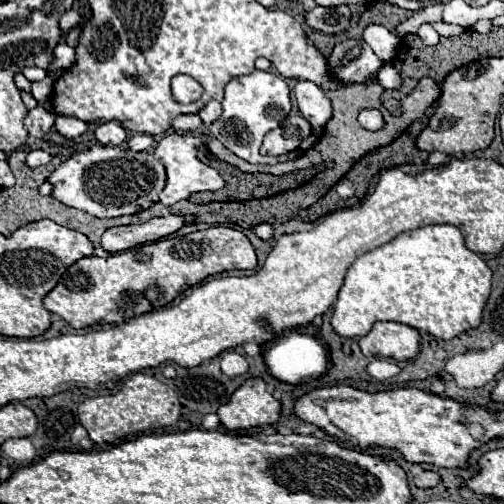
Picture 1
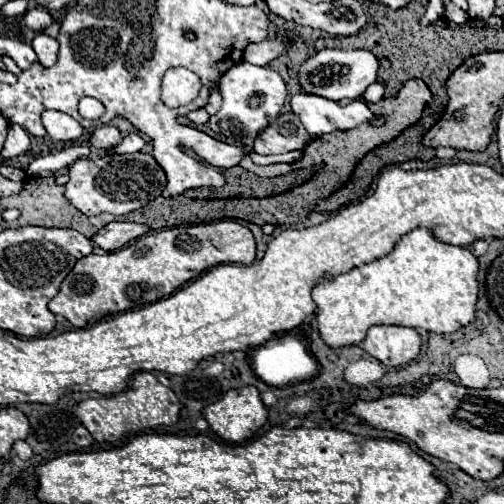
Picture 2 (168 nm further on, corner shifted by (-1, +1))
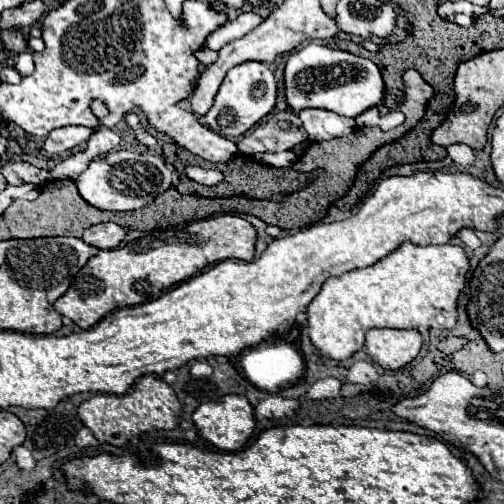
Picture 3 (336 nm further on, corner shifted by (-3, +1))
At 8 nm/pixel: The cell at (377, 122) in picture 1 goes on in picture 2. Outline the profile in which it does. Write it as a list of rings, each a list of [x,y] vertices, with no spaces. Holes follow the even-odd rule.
[[[304,92],[290,98],[290,108],[312,138],[336,130],[352,130],[362,122],[374,120],[372,110],[364,102],[354,100],[346,106],[340,106],[338,102],[328,102],[326,98],[316,98]]]

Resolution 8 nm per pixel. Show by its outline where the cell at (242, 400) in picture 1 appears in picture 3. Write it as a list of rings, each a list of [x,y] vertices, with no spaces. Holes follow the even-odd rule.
[[[228,394],[228,396],[222,396],[218,400],[200,404],[196,408],[196,412],[192,414],[192,420],[194,420],[194,424],[200,430],[204,440],[208,440],[216,448],[228,450],[228,452],[234,452],[234,450],[240,450],[242,446],[246,446],[246,442],[250,440],[250,436],[254,432],[254,426],[256,426],[254,408],[248,402],[248,398],[240,396],[240,394]]]

